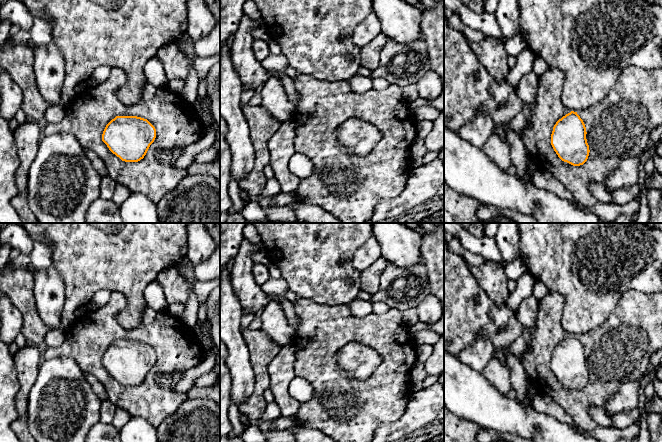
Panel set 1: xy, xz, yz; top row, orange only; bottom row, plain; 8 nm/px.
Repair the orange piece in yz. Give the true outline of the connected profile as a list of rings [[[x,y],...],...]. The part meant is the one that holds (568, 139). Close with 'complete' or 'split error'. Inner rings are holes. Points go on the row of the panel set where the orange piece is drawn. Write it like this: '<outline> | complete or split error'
[[[577,112],[559,119],[553,127],[551,145],[558,157],[573,166],[583,165],[589,156],[586,127]]] | complete

